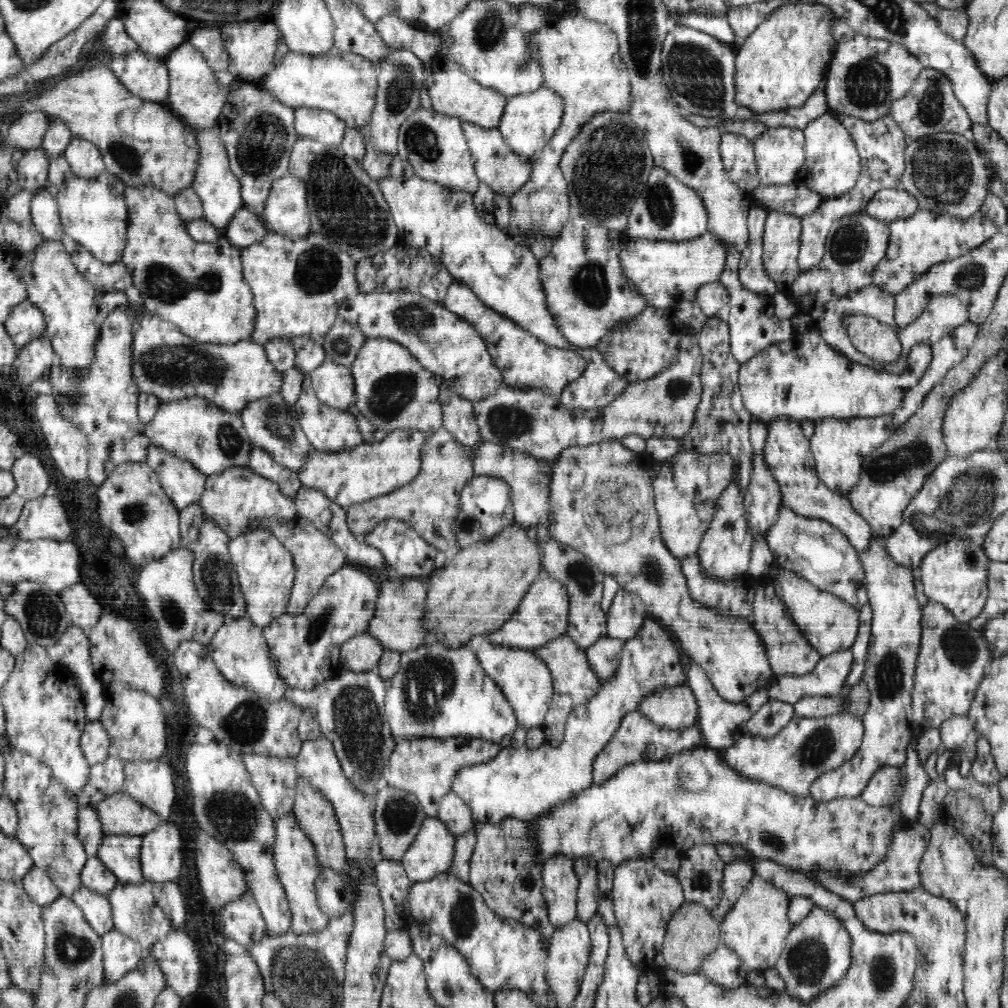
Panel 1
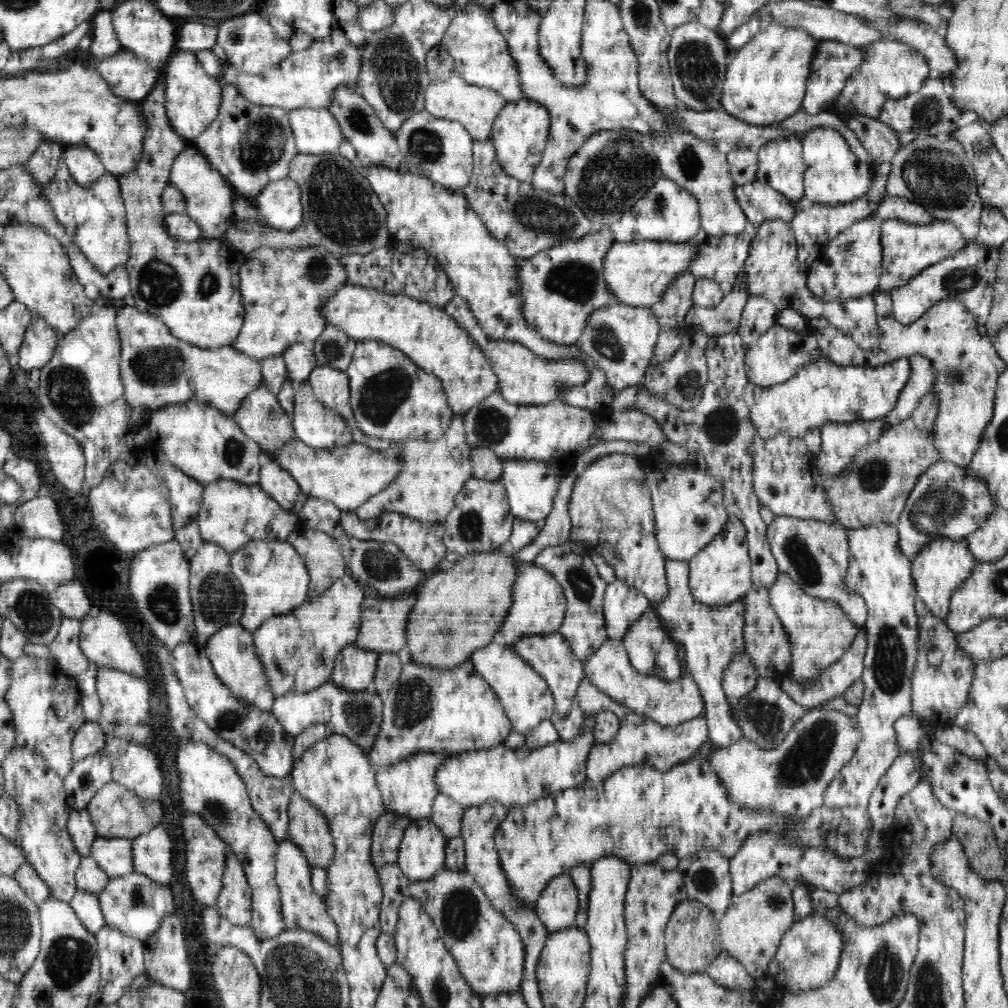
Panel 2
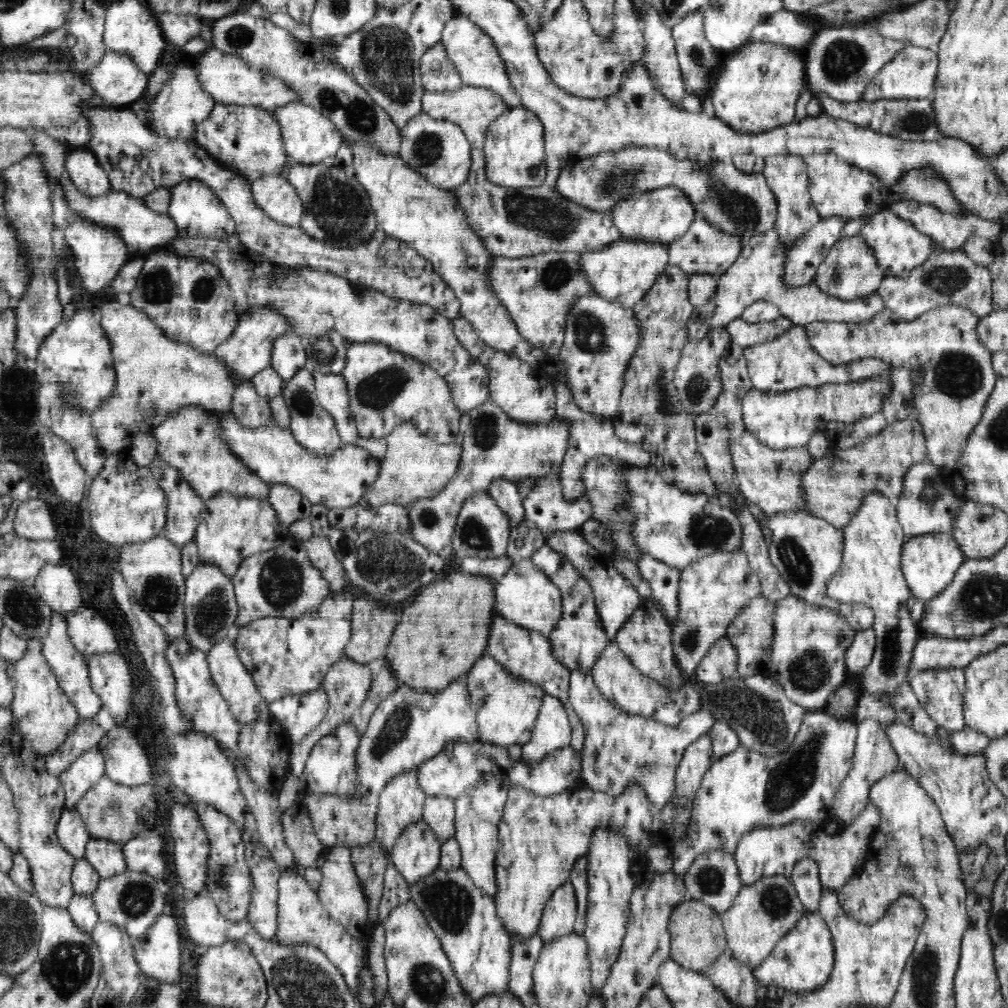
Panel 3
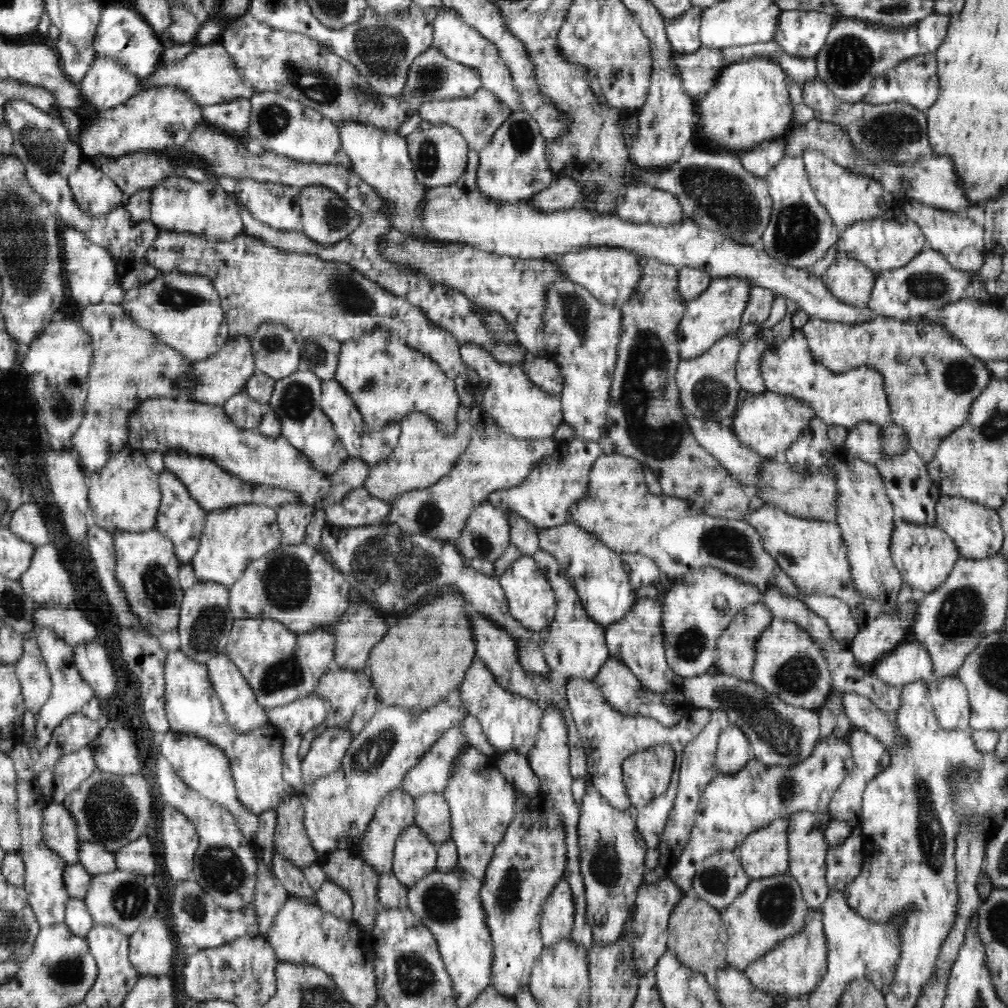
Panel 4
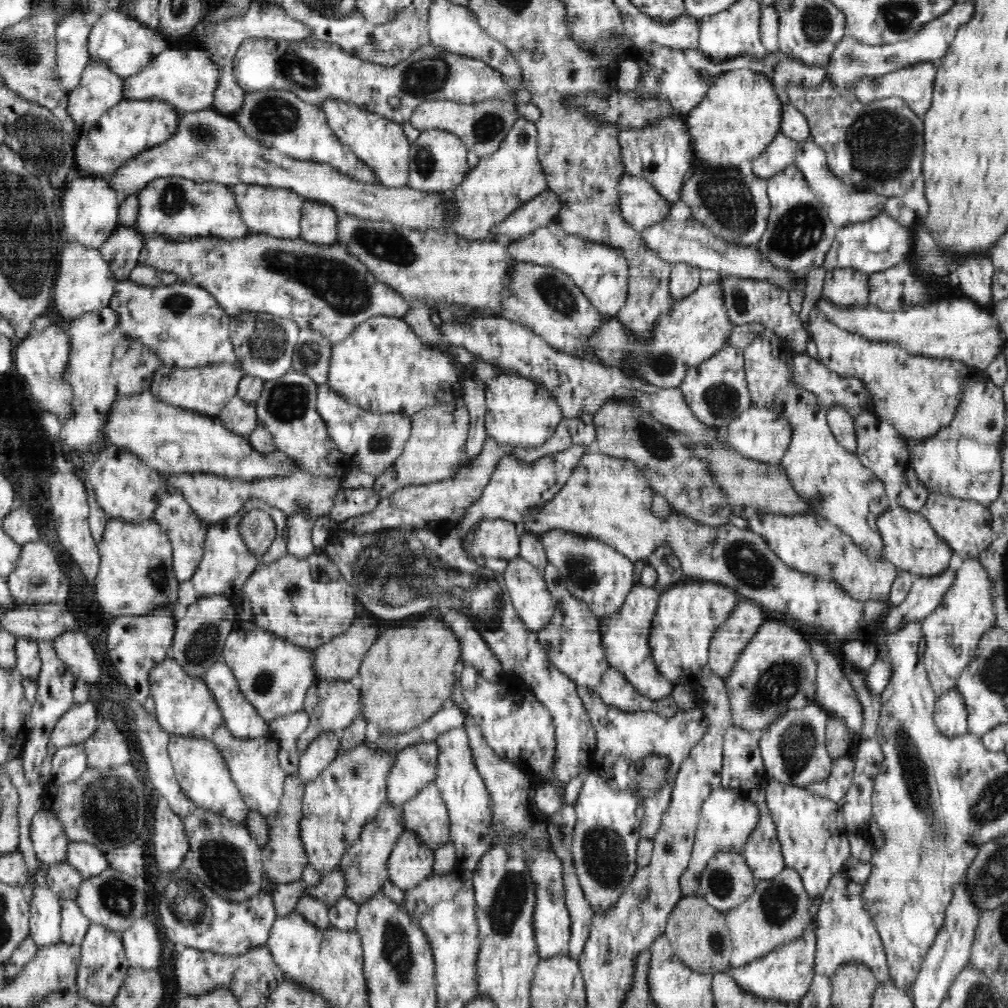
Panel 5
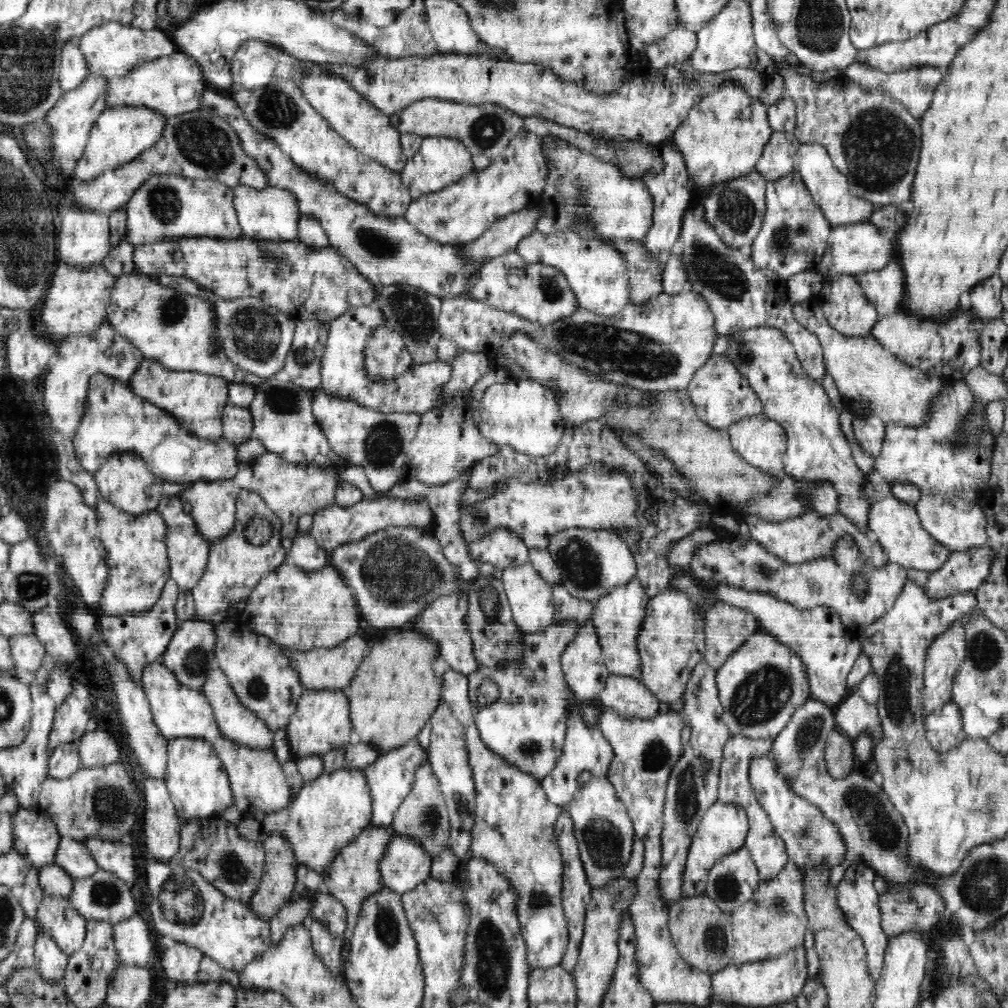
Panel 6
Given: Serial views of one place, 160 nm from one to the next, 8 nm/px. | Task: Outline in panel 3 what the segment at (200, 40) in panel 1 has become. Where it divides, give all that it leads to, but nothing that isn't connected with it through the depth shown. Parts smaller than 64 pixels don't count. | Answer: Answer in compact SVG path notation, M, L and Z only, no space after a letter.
M174 13L157 14L163 36L177 48L183 48L192 38L201 37L201 24L195 16L176 16Z

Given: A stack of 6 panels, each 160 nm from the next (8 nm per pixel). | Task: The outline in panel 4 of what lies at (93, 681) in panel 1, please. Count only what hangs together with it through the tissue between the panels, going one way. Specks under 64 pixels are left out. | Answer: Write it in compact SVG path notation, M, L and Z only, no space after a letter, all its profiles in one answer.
M40 626L36 630L37 643L41 655L44 657L49 668L51 681L51 696L39 712L39 719L35 720L36 732L34 734L34 745L40 752L48 745L52 732L64 718L74 713L80 713L85 704L88 704L94 696L94 689L84 680L84 677L76 668L73 659L73 646L62 640L49 626Z

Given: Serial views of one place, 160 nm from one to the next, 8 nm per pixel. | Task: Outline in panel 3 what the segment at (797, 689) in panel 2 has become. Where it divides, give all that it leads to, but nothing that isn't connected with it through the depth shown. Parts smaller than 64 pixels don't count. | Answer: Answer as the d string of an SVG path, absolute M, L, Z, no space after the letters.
M872 627L855 632L854 640L845 654L844 665L847 676L860 676L874 654L874 646L876 646L876 635Z

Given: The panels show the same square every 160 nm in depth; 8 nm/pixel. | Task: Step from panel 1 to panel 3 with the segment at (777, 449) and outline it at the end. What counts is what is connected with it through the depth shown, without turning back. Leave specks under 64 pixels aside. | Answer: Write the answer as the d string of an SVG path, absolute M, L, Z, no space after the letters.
M747 433L732 441L730 454L736 465L736 482L748 503L759 506L766 517L772 520L776 514L790 514L806 510L804 495L804 474L816 460L808 446L775 450L762 444L754 435Z

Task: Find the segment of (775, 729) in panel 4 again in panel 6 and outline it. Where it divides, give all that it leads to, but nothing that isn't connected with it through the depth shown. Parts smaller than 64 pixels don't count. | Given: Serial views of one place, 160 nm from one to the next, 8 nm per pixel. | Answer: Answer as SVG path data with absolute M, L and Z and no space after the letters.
M808 699L793 712L788 719L785 728L772 739L768 756L772 758L772 763L776 771L784 777L789 787L812 804L819 806L824 816L828 820L834 820L839 826L839 831L847 844L847 857L842 864L832 867L828 871L828 885L830 888L836 888L840 879L843 877L846 866L855 860L861 860L876 873L879 873L893 882L910 882L910 878L918 872L916 867L906 863L906 852L908 852L908 827L902 817L902 813L896 811L892 805L888 793L882 790L882 787L875 784L872 779L864 777L862 772L853 773L852 776L844 779L834 778L829 772L825 761L825 742L828 736L835 729L834 709L828 705L816 700Z

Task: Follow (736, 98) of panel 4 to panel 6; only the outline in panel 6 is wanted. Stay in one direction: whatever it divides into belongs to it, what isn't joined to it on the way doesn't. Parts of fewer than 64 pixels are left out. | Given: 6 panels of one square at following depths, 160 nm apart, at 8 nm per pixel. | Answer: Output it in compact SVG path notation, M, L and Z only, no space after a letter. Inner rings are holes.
M726 80L715 88L689 111L686 121L673 132L672 141L683 154L691 180L696 184L697 191L716 187L724 180L740 178L755 170L756 162L760 160L765 144L768 144L773 128L769 125L768 105L764 105L758 96L749 96L743 86ZM745 108L752 109L749 118L741 118Z

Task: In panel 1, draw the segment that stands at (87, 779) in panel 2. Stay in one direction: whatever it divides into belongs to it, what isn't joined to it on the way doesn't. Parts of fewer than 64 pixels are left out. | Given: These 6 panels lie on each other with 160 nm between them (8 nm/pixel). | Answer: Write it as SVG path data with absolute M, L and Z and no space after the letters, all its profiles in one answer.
M108 755L103 763L90 766L88 782L83 791L77 795L77 802L96 806L111 794L124 790L124 760Z

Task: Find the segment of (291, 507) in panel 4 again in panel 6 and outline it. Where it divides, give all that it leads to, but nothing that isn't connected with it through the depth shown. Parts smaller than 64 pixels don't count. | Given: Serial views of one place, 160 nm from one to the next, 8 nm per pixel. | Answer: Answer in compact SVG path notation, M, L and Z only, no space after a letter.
M297 531L294 538L287 543L287 554L294 562L305 571L317 571L328 564L325 549L320 548L310 532L302 534Z

